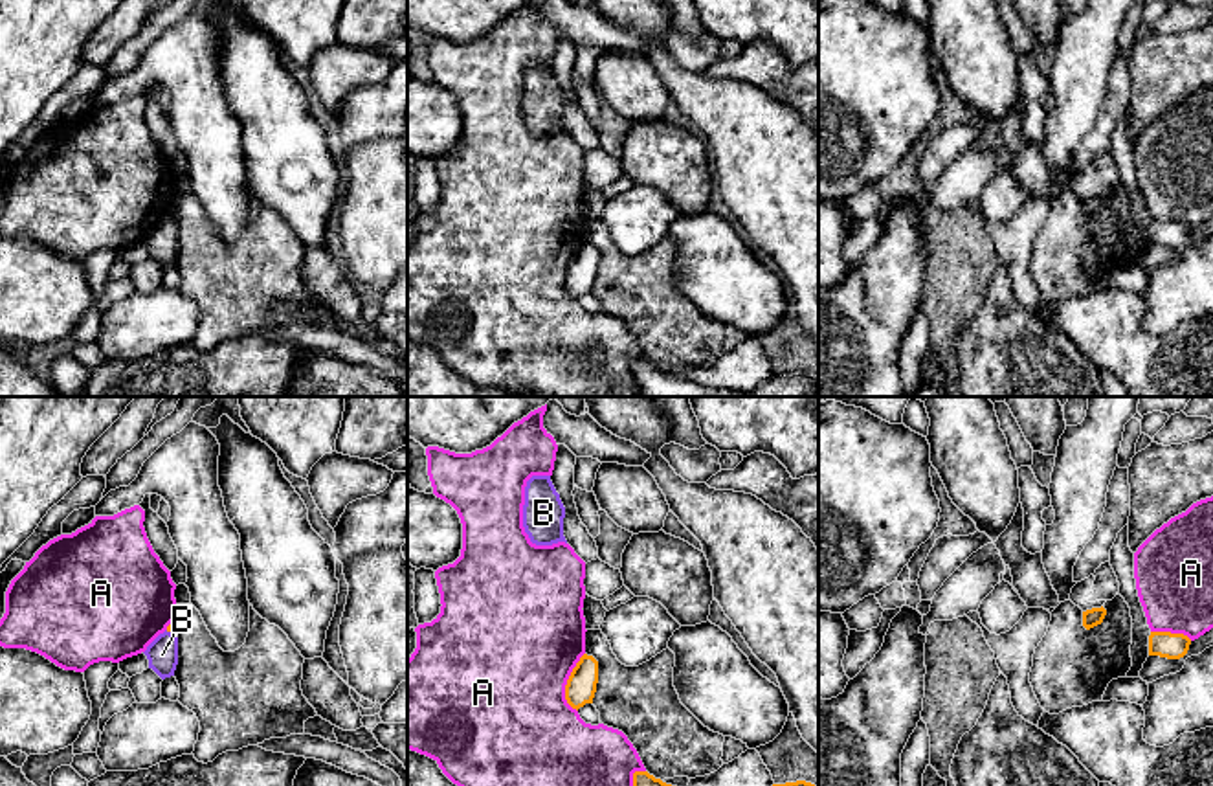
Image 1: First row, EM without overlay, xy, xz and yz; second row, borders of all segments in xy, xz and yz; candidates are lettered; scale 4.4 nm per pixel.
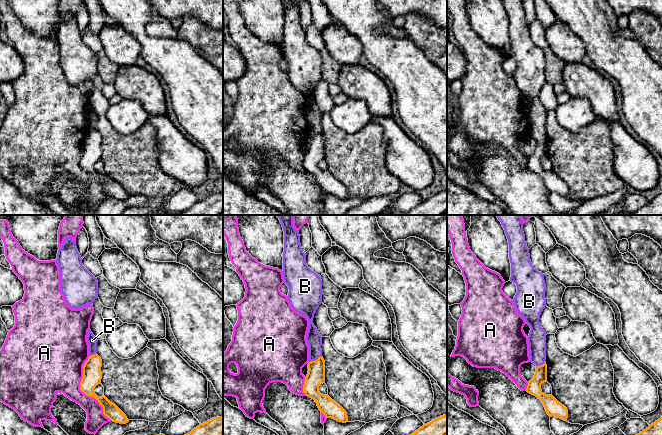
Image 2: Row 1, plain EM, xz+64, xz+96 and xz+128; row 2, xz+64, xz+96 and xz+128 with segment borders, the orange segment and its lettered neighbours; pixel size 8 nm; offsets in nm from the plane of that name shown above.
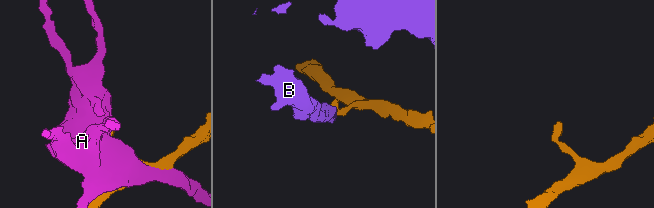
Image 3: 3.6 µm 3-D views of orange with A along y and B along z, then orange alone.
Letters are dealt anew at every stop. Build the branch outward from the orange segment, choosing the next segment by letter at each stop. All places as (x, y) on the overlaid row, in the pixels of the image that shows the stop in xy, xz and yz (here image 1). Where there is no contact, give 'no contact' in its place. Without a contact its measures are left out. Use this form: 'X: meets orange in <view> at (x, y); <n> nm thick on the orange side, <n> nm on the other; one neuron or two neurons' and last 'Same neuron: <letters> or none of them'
A: meets orange in xz at (567, 682); 130 nm thick on the orange side, 500 nm on the other; two neurons
B: meets orange in xy at (171, 632); 40 nm thick on the orange side, 140 nm on the other; two neurons
Same neuron: none of them

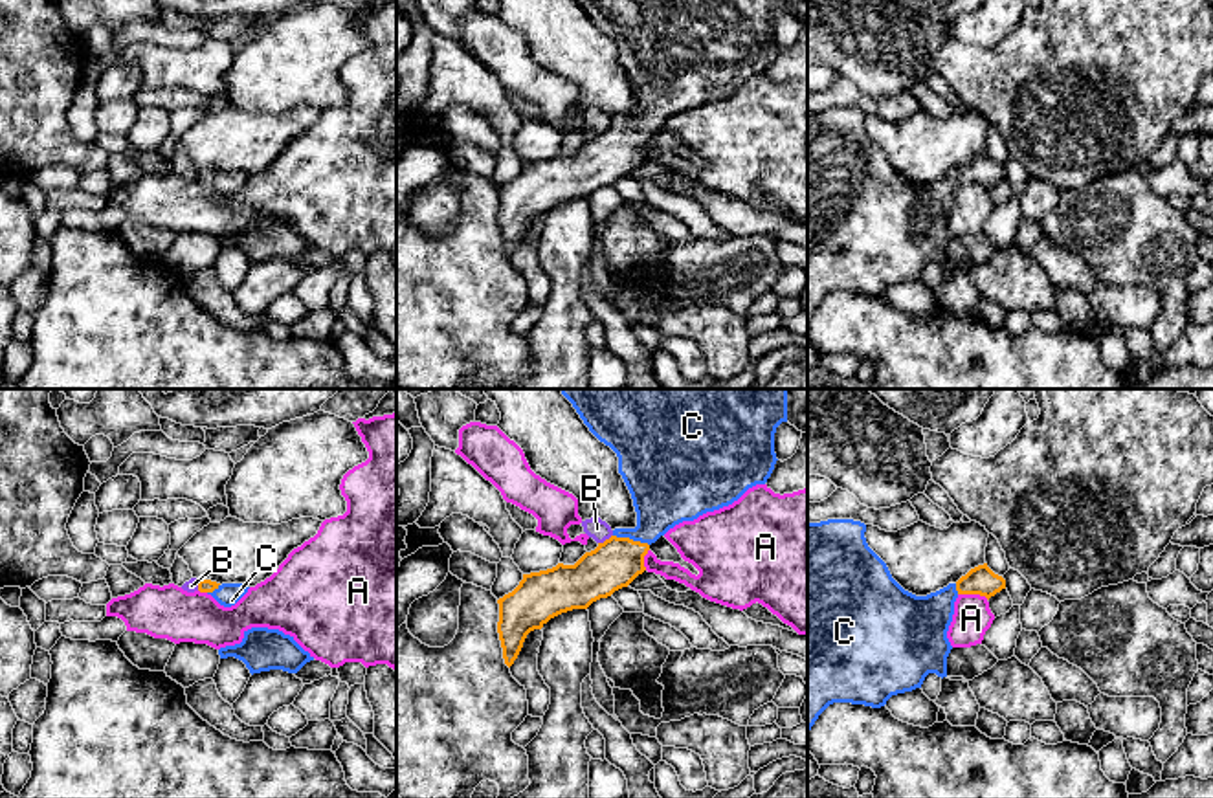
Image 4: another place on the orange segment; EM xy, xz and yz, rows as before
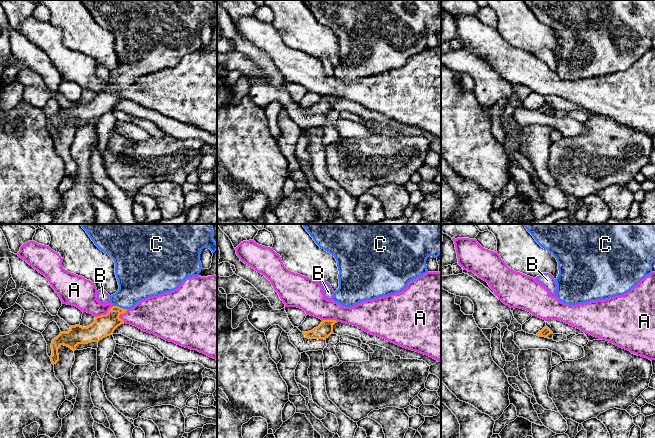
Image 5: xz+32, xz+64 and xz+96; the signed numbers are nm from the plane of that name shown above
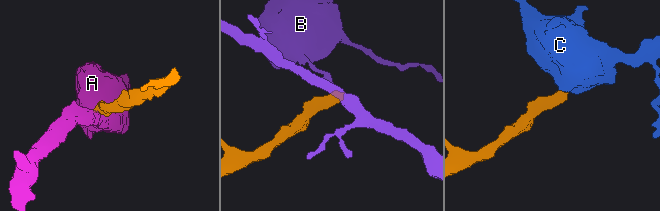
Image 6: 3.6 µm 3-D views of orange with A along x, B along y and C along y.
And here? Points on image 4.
A: meets orange in yz at (973, 593); 130 nm thick on the orange side, 170 nm on the other; two neurons
B: meets orange in xz at (606, 540); 220 nm thick on the orange side, 90 nm on the other; two neurons
C: meets orange in xz at (632, 540); 220 nm thick on the orange side, 280 nm on the other; one neuron
Same neuron: C

